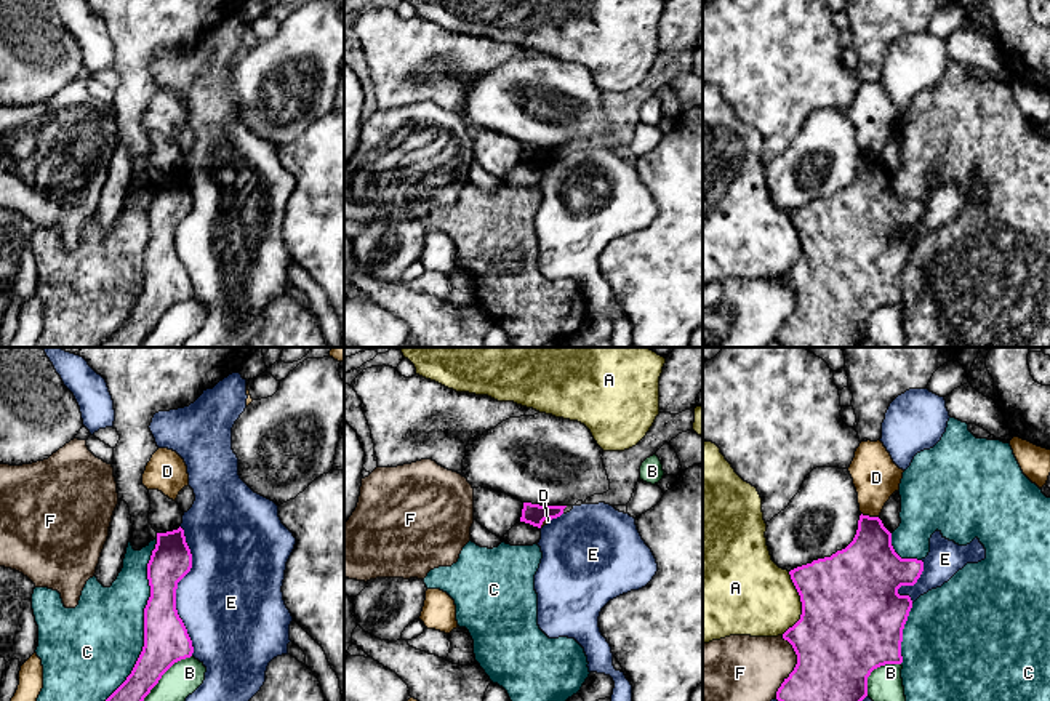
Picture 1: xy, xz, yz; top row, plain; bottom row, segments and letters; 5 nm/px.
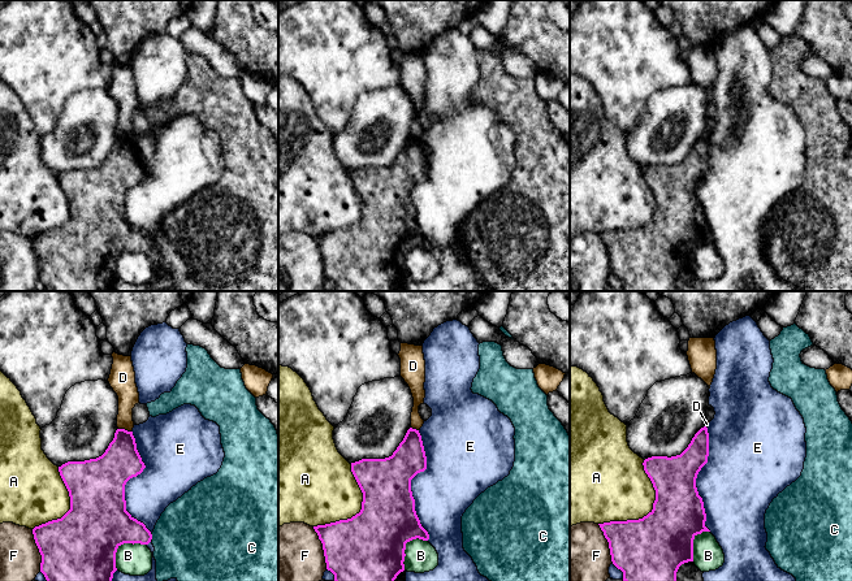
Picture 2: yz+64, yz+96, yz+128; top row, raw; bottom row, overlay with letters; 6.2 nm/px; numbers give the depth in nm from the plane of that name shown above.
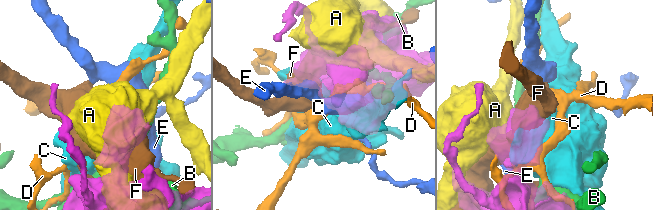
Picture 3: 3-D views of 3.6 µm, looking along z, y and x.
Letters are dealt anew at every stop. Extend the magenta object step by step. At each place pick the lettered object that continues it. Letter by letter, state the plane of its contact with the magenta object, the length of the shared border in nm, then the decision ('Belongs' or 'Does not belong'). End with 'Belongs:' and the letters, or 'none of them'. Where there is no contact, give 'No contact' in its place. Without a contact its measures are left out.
A: Touches magenta in yz. Shared border 320 nm. Does not belong
B: Touches magenta in xy. Shared border 340 nm. Does not belong
C: Touches magenta in xy. Shared border 850 nm. Does not belong
D: Touches magenta in yz. Shared border 90 nm. Does not belong
E: Touches magenta in xy. Shared border 650 nm. Does not belong
F: Touches magenta in yz. Shared border 320 nm. Does not belong
Belongs: none of them

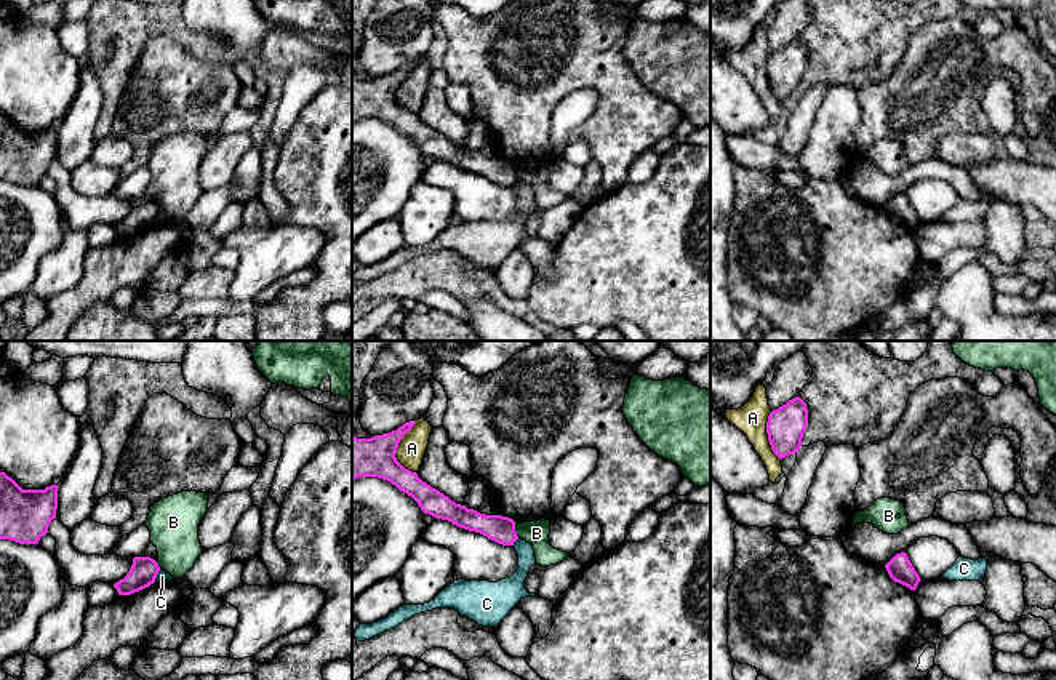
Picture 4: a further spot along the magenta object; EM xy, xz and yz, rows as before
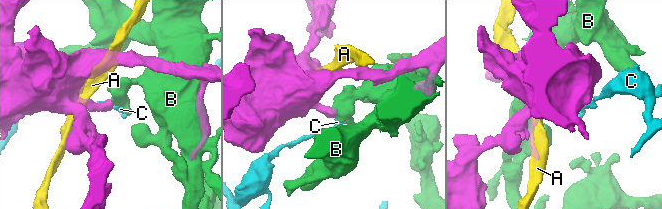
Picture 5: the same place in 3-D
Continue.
A: Touches magenta in xz. Shared border 260 nm. Does not belong
B: Touches magenta in xz. Shared border 80 nm. Does not belong
C: Touches magenta in xy. Shared border 70 nm. Does not belong
Belongs: none of them

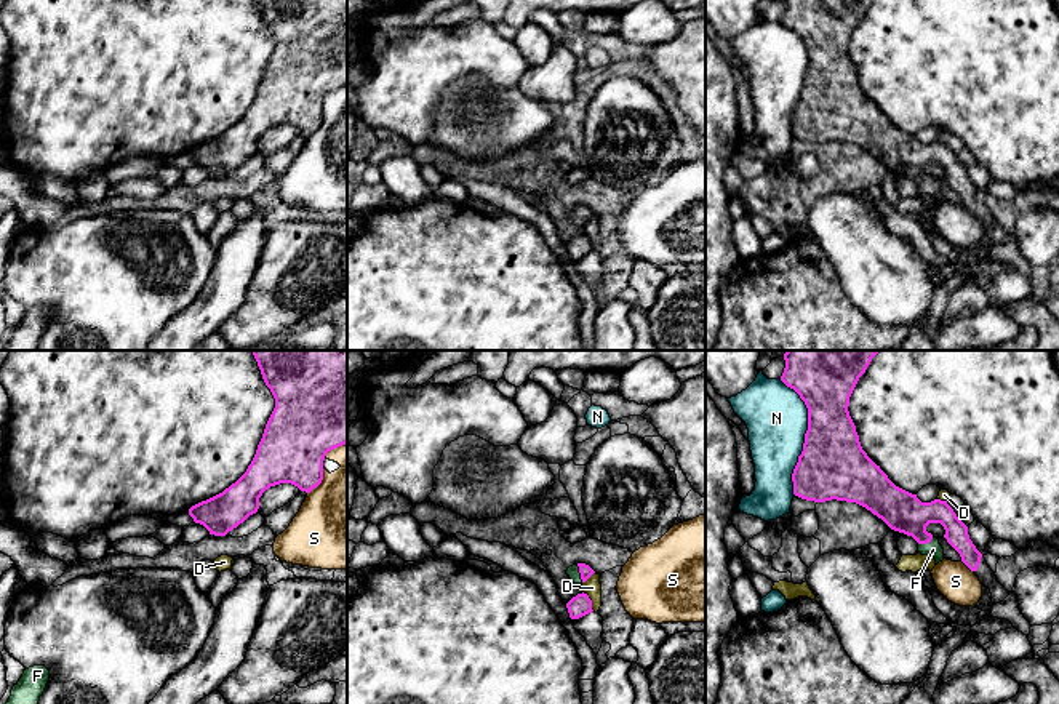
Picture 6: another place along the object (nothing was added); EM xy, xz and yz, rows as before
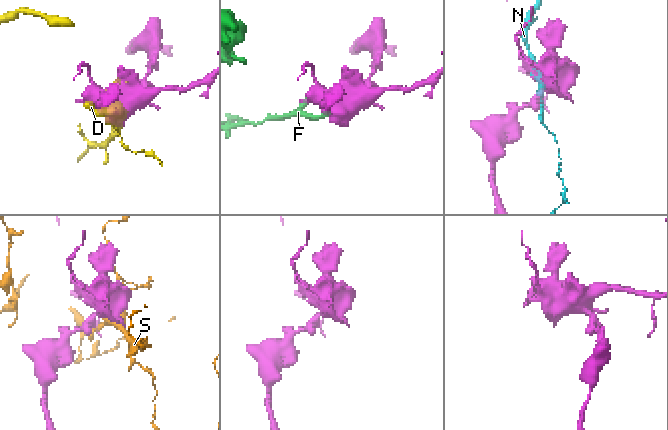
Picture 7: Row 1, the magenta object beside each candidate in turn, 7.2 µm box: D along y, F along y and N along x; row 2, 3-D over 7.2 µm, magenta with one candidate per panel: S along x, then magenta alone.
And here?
D: Touches magenta in xz. Shared border 110 nm. Does not belong
F: Touches magenta in yz. Shared border 90 nm. Belongs
N: Touches magenta in yz. Shared border 600 nm. Does not belong
S: Touches magenta in xy. Shared border 160 nm. Does not belong
Belongs: F

